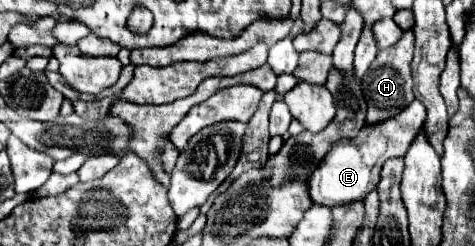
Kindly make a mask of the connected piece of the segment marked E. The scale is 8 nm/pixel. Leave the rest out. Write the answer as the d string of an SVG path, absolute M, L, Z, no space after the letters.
M414 100L408 108L404 108L404 112L400 112L400 116L392 116L392 120L384 120L384 124L366 126L356 138L342 138L334 142L310 176L312 202L332 208L334 204L350 204L356 200L364 200L364 196L378 186L382 164L388 158L404 156L408 152L412 140L422 130L424 120L426 108L420 100Z

